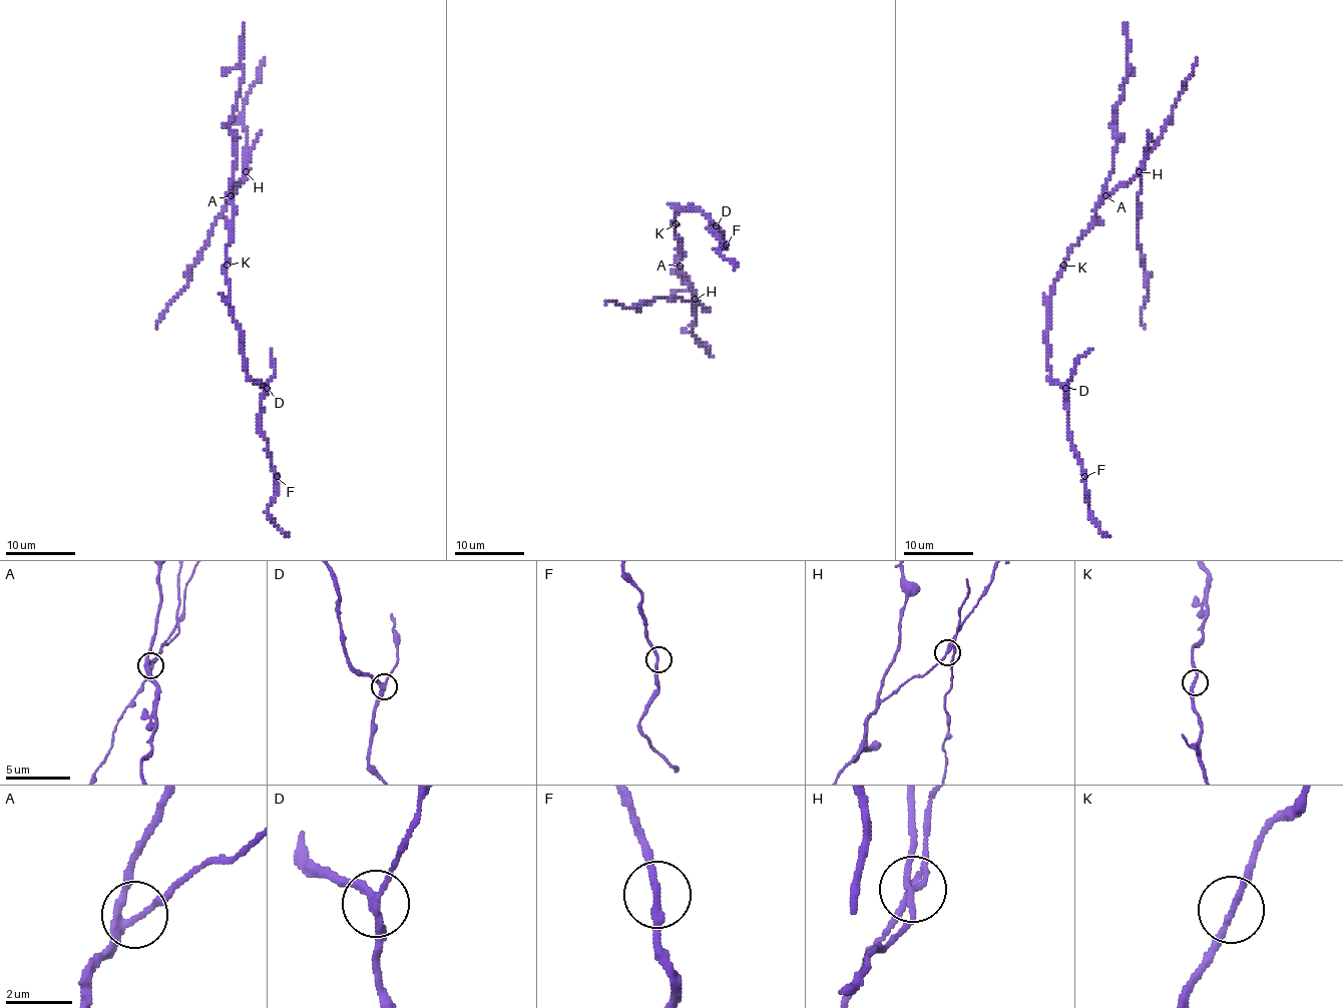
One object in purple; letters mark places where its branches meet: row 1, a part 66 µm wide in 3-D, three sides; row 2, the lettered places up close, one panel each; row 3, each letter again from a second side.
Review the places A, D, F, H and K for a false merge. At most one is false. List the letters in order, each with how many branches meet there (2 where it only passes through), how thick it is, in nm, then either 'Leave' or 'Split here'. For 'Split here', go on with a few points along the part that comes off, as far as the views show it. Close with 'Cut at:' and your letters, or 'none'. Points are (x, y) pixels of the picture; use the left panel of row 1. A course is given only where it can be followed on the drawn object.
A: Branches: 3. Thickness 240 nm. Leave
D: Branches: 3. Thickness 240 nm. Leave
F: Branches: 2. Thickness 220 nm. Leave
H: Branches: 4. Thickness 150 nm. Split here. Course of the part to remove: (246, 171), (211, 228), (200, 258), (188, 271), (188, 283), (162, 314), (155, 329)
K: Branches: 2. Thickness 190 nm. Leave
Cut at: H

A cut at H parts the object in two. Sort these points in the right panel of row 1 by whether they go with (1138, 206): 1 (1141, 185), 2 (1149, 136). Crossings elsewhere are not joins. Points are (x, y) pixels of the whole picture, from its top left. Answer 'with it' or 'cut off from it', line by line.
1: with it
2: with it

